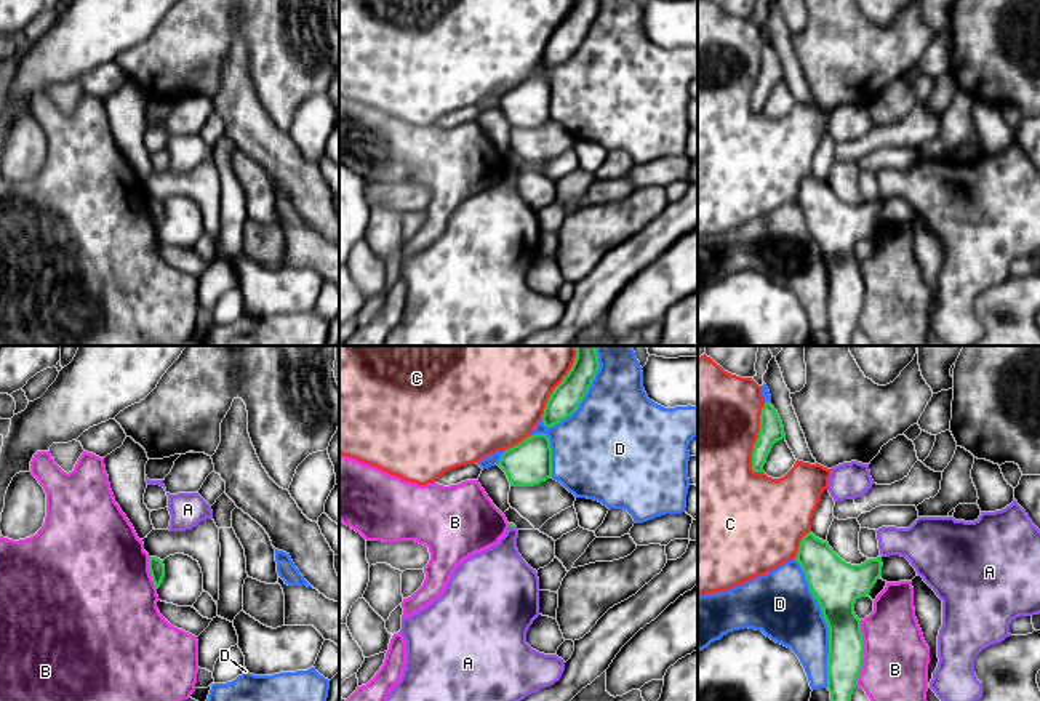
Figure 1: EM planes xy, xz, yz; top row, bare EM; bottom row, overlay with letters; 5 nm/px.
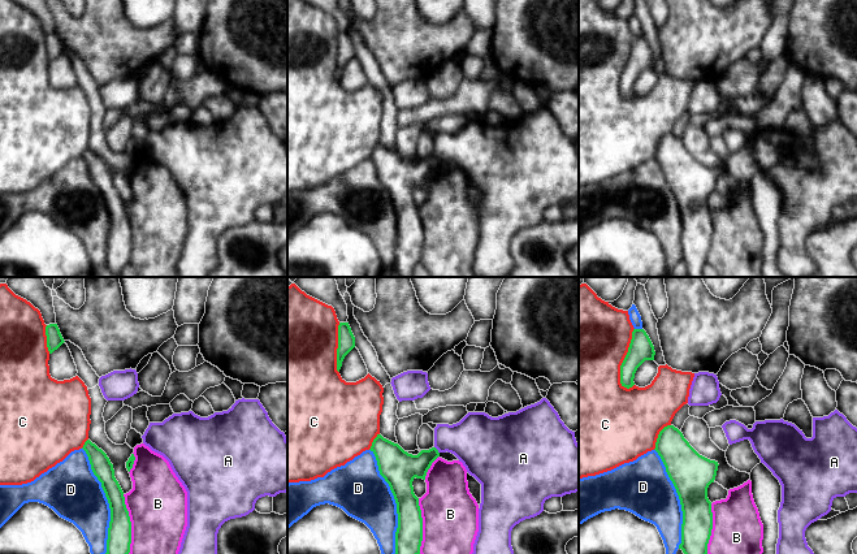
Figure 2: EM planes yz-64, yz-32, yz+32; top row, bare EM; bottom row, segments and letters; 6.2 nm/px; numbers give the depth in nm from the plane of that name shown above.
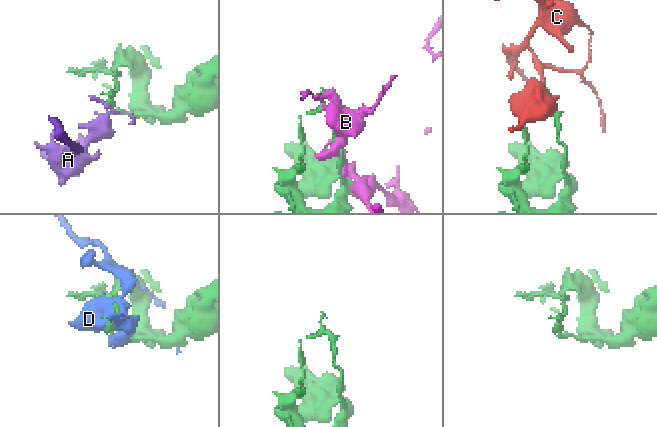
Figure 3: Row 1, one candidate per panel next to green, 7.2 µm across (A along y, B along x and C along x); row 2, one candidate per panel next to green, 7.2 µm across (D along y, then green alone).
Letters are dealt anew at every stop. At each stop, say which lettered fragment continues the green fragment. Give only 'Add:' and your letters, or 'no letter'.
Add: no letter

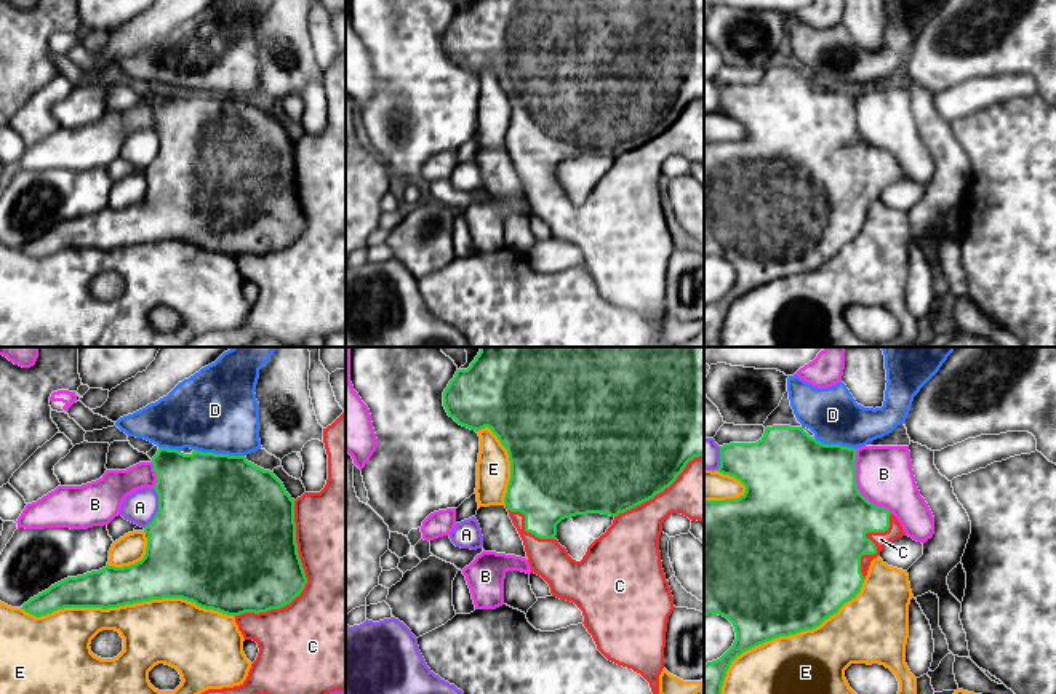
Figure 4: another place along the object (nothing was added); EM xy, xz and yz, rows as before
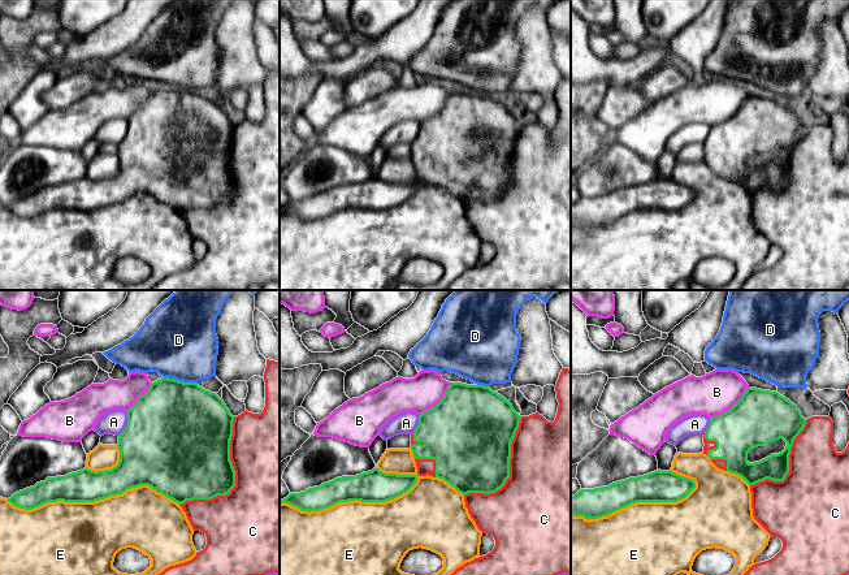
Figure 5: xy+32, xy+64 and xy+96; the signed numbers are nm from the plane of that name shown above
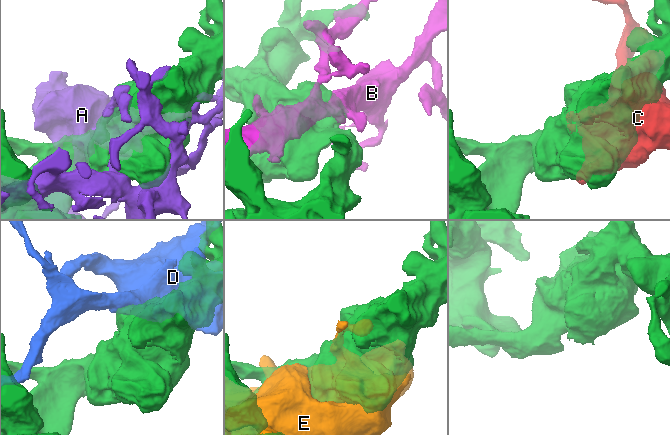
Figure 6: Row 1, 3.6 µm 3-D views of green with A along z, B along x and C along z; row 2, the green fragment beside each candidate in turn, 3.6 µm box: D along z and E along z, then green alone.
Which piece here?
Add: C

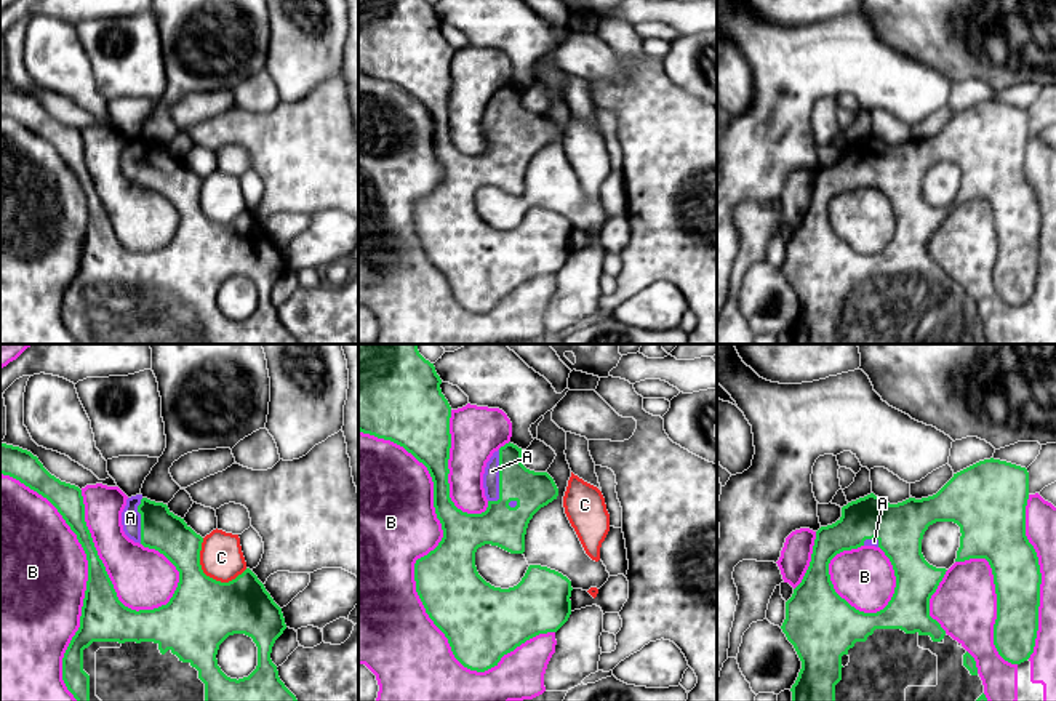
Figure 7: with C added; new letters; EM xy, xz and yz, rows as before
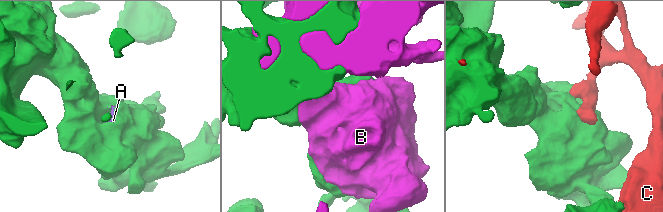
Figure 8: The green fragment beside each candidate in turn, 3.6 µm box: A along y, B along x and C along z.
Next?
Add: A

